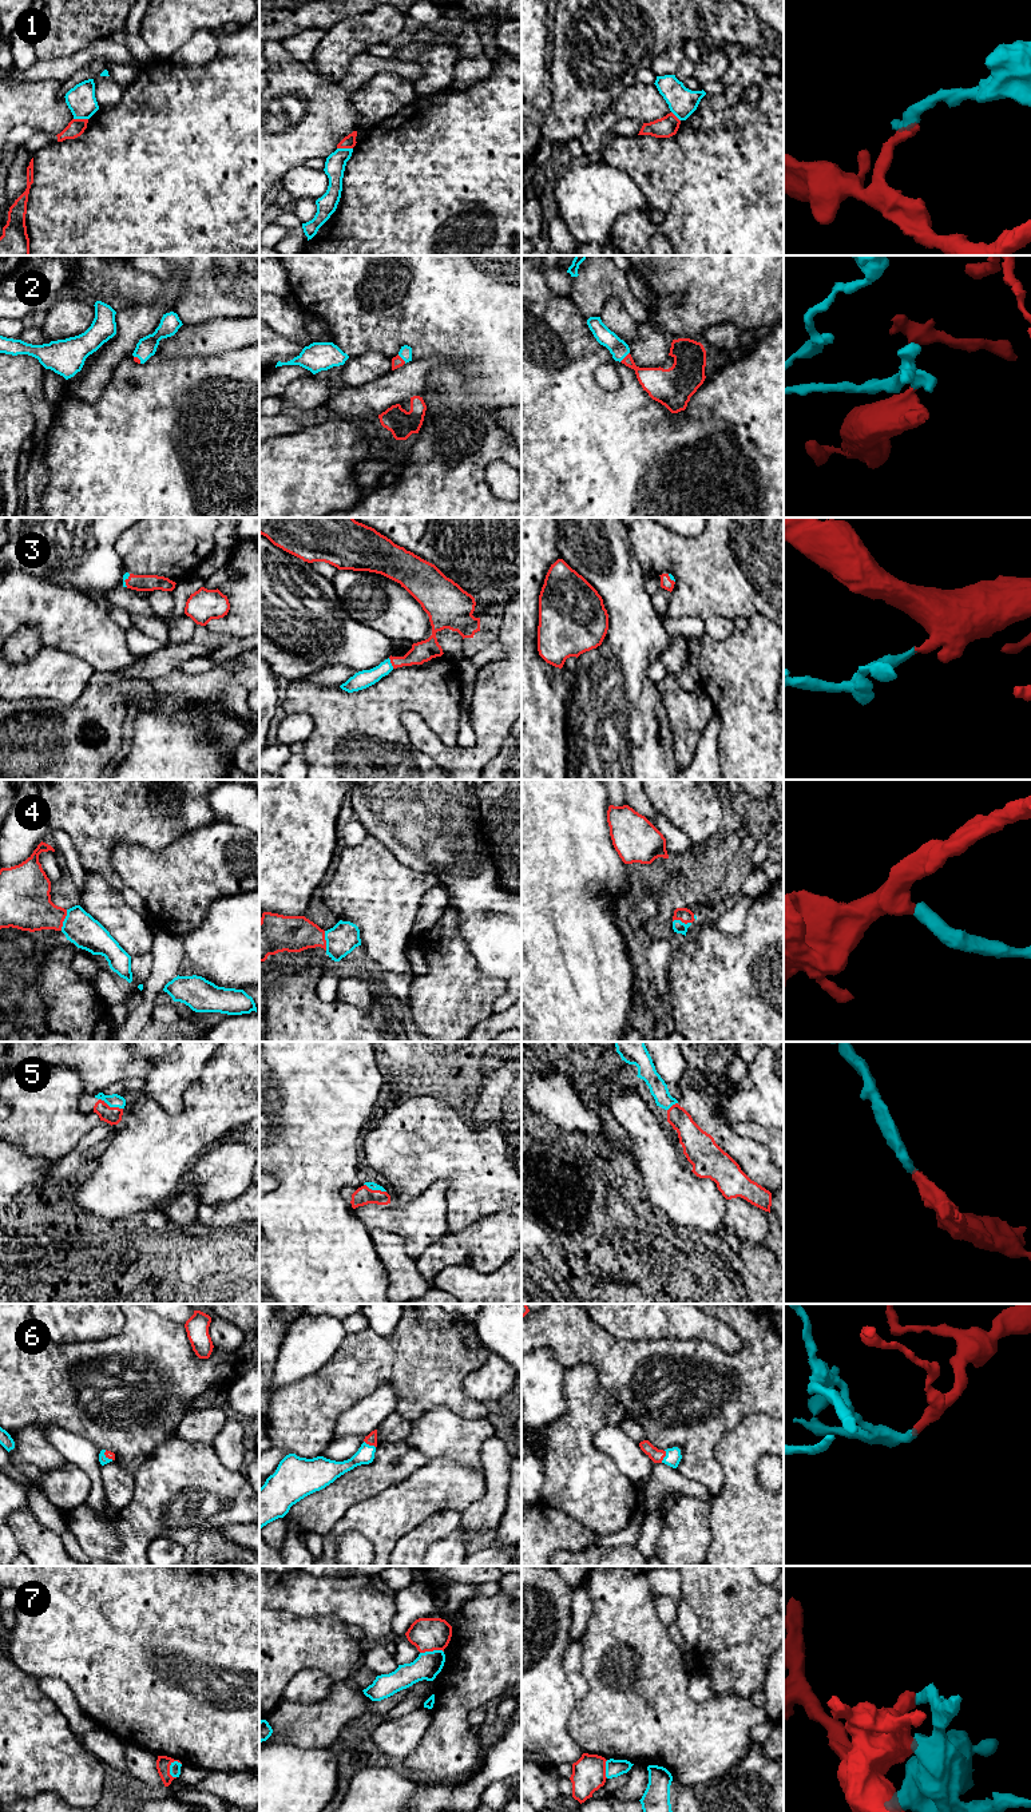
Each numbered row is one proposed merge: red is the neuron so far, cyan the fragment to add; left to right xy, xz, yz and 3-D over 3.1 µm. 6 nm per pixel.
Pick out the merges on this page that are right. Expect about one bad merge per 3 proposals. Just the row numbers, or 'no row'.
2, 3, 4, 5, 6

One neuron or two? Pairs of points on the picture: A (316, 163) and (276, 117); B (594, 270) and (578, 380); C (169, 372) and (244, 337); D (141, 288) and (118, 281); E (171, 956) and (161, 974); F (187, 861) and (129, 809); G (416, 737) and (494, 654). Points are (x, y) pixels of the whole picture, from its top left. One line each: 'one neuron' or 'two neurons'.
A: two neurons
B: two neurons
C: two neurons
D: one neuron
E: one neuron
F: two neurons
G: two neurons

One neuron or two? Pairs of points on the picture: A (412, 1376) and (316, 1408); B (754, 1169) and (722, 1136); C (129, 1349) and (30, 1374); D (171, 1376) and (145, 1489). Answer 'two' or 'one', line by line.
A: one
B: one
C: one
D: two

